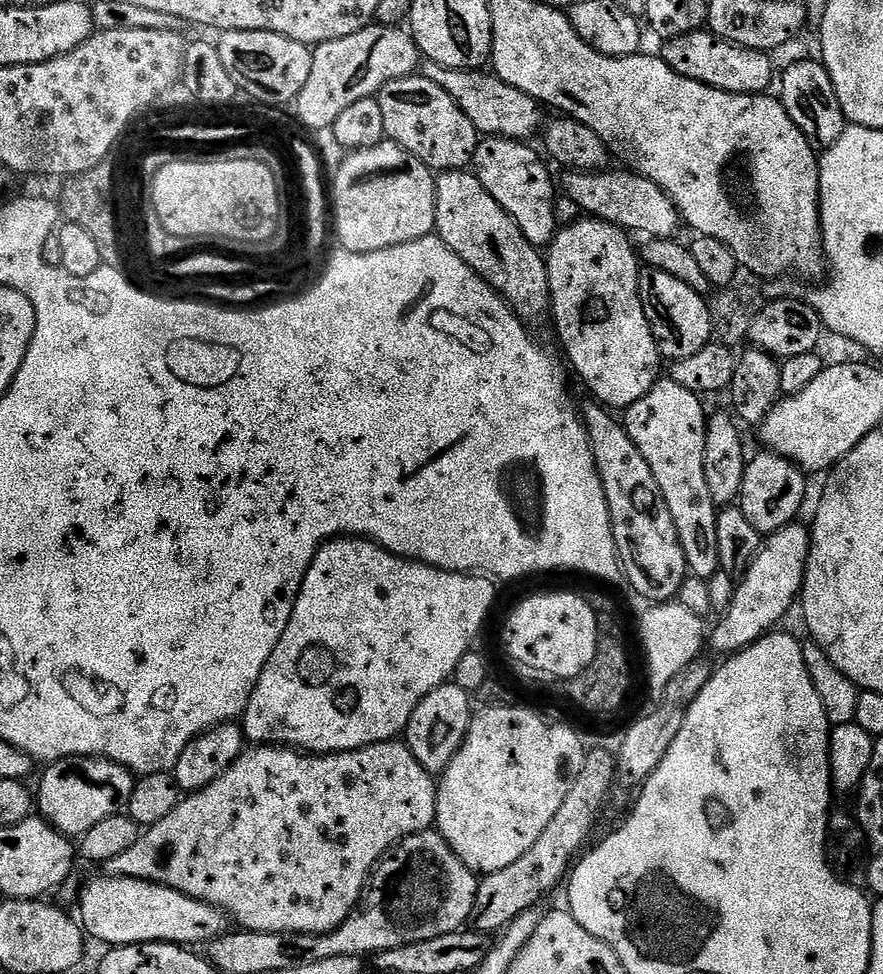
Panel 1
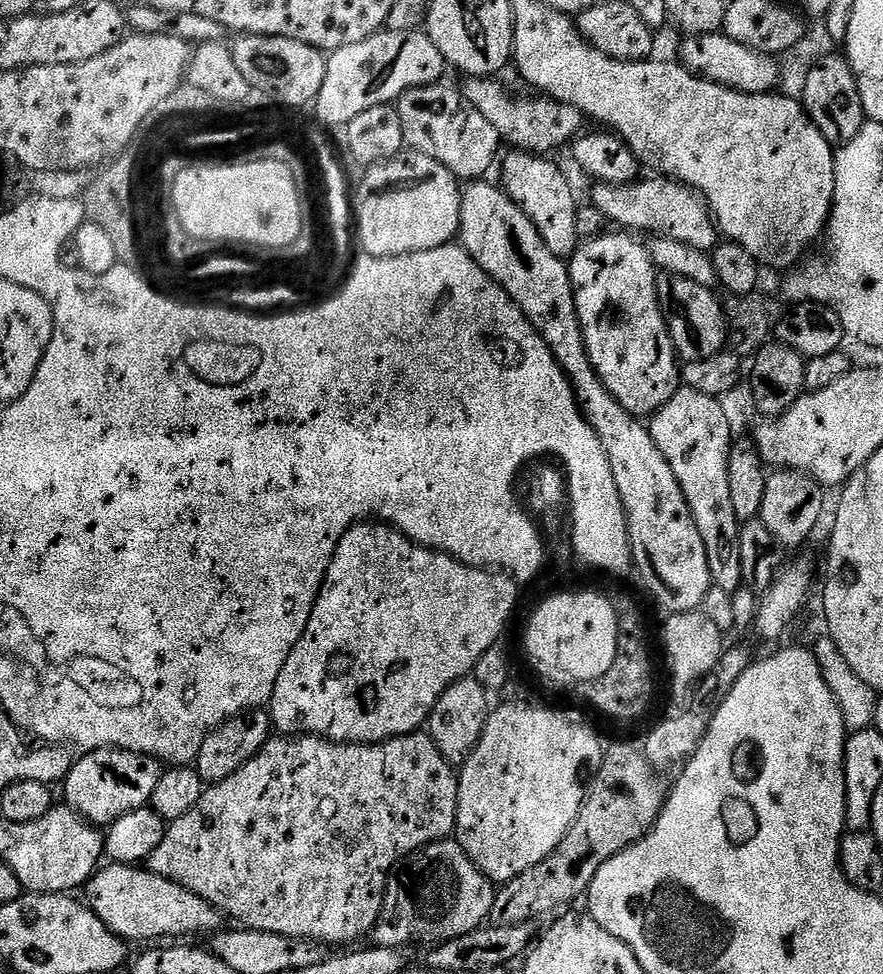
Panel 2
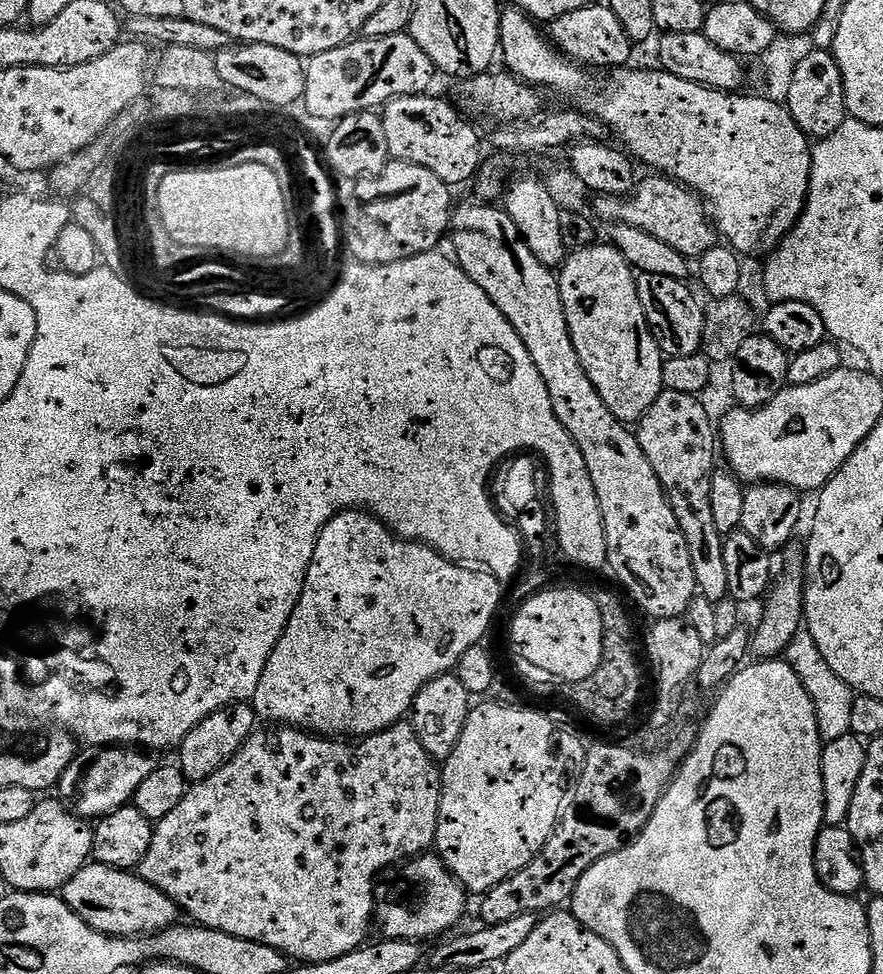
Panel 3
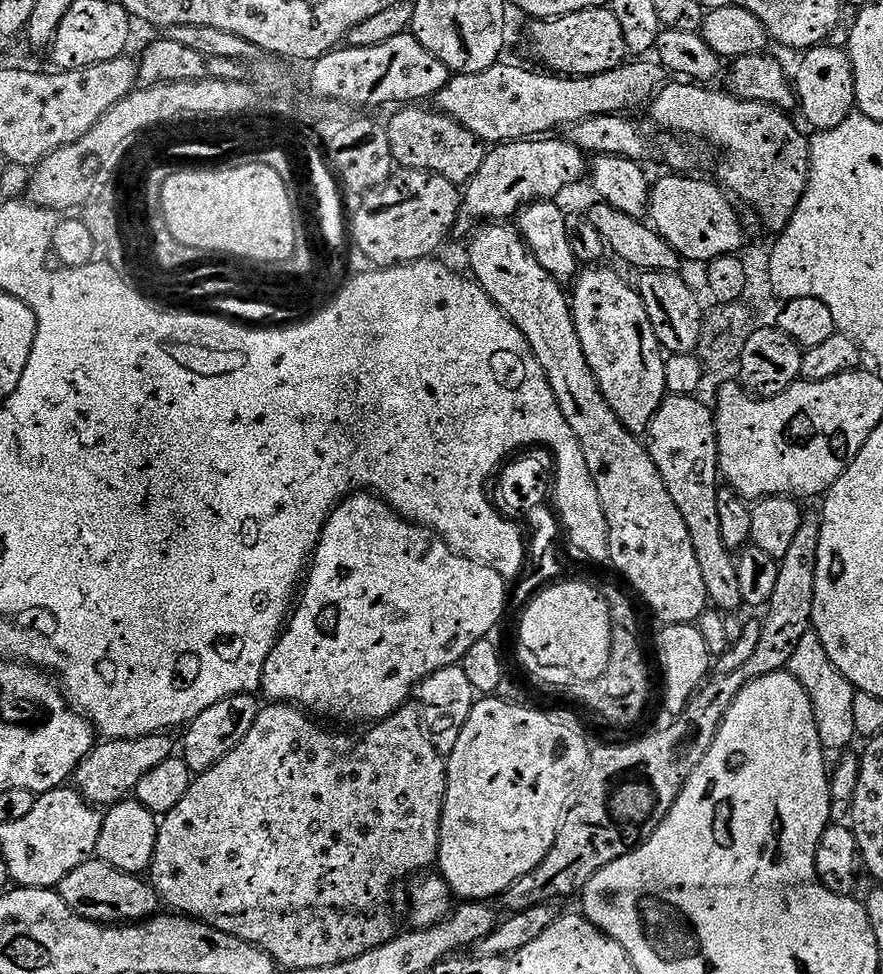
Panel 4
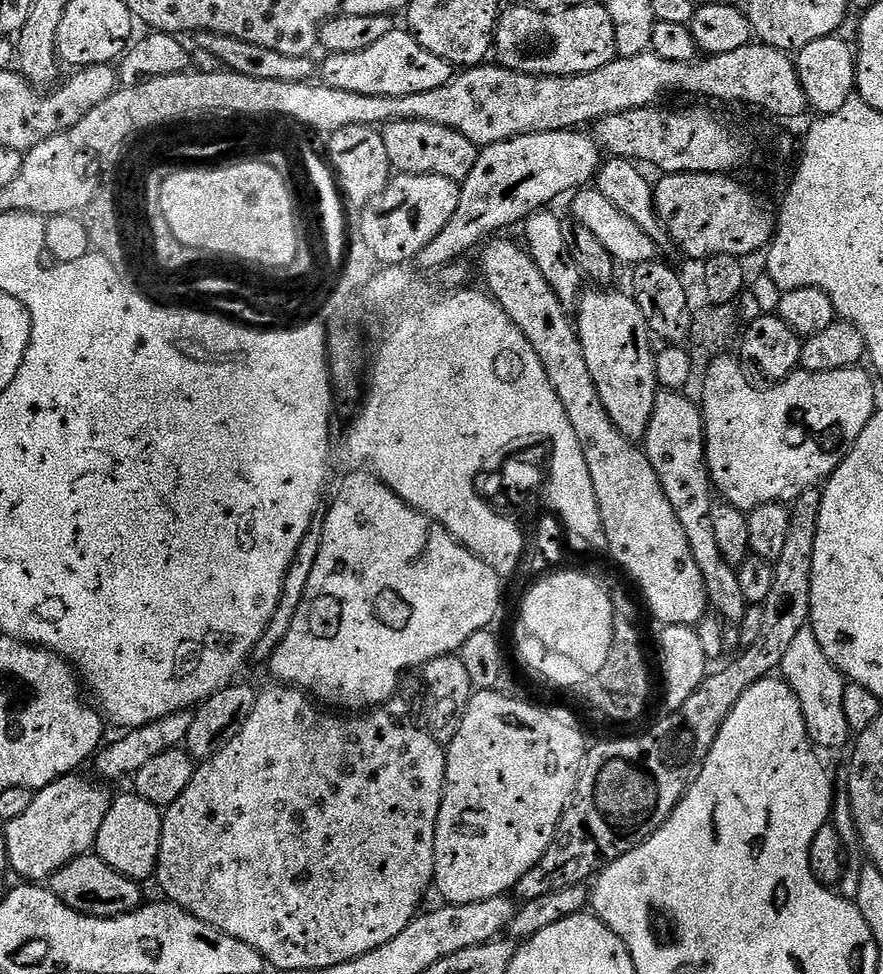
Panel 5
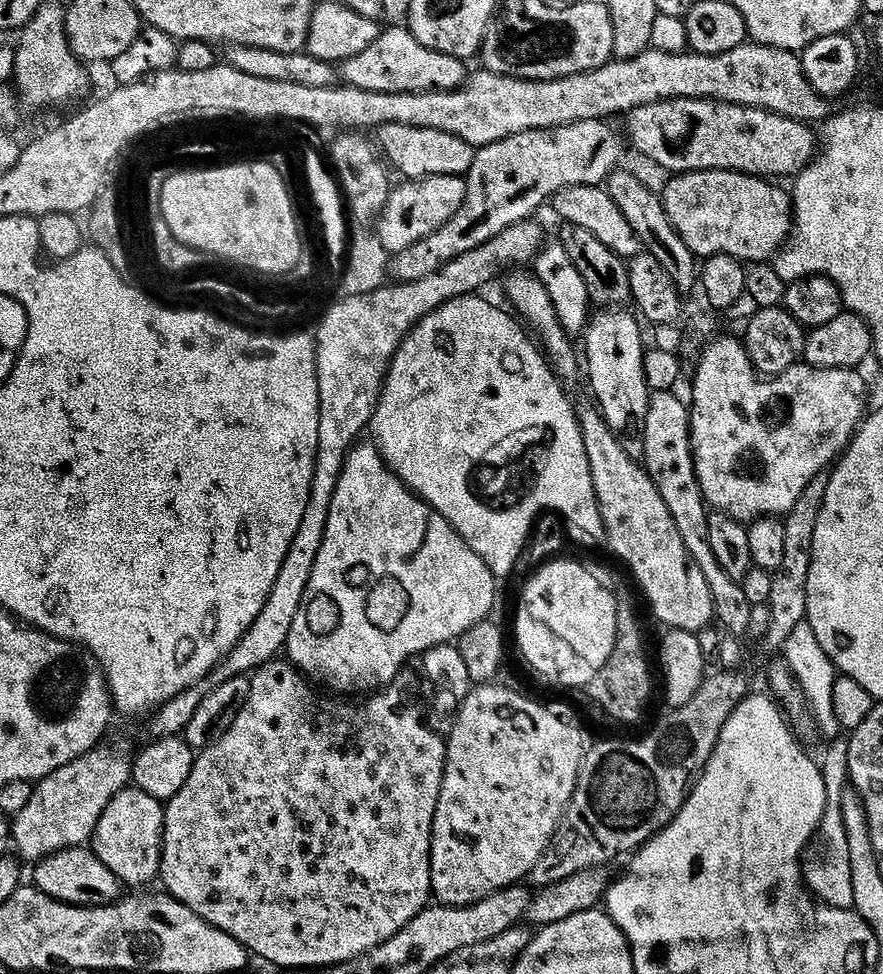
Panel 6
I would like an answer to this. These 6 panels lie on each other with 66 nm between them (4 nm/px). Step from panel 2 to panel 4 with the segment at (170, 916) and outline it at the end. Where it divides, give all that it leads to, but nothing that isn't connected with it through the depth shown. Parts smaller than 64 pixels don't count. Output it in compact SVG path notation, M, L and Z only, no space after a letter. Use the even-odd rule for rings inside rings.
M99 858L88 860L78 866L58 885L60 897L82 918L98 924L123 926L143 922L157 911L158 893L147 879L131 872L118 870L112 864L105 864Z

